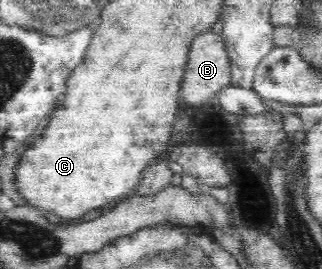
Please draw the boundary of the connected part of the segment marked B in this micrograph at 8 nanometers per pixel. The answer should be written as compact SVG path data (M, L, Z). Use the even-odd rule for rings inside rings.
M206 30L200 33L192 43L188 58L187 68L180 85L179 98L188 106L198 107L202 103L207 103L216 96L222 88L230 85L231 81L231 61L226 49L226 41L222 35Z

